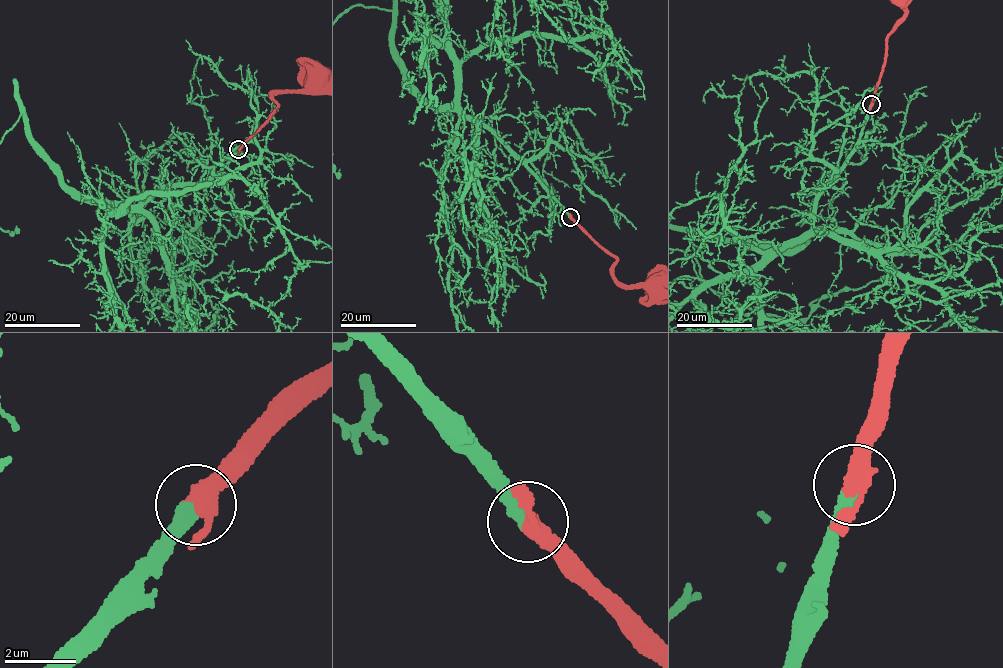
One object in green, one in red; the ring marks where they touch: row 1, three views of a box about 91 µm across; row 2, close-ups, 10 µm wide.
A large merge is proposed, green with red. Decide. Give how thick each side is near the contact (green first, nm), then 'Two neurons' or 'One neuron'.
Thickness 400 nm (green) against 420 nm. One neuron

